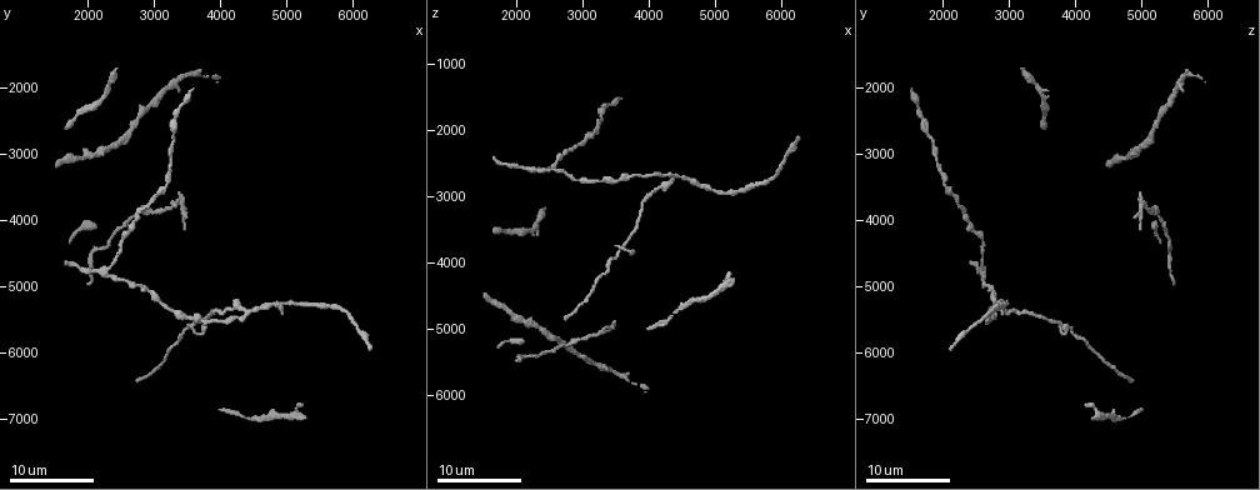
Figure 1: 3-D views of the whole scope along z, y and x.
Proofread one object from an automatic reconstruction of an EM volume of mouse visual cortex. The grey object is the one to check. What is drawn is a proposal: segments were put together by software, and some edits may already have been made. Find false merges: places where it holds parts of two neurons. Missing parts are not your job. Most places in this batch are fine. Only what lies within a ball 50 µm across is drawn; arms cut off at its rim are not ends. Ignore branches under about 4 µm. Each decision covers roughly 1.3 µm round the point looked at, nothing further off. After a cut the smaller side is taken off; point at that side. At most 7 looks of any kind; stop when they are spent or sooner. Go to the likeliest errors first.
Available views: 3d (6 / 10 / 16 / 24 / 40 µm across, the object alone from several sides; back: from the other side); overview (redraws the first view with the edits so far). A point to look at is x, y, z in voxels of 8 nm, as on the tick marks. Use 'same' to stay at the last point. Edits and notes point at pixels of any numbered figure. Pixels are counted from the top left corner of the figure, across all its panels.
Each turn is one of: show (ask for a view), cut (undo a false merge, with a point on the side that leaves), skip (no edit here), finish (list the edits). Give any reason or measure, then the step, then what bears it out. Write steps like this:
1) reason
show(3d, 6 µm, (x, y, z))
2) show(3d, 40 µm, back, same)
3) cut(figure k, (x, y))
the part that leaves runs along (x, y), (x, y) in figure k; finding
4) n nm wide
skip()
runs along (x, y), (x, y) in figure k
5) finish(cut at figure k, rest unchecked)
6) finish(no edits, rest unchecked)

branch point
show(3d, 24 µm, (2300, 4750, 2600))

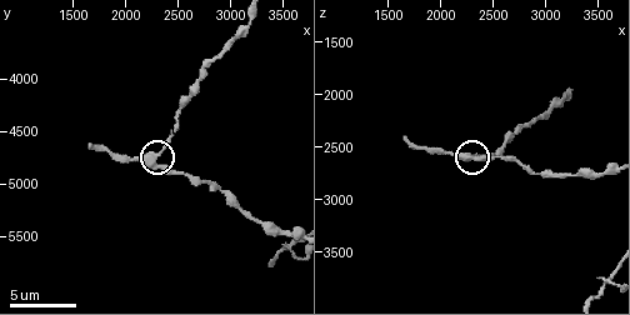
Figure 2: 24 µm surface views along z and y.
show(3d, 10 µm, same)

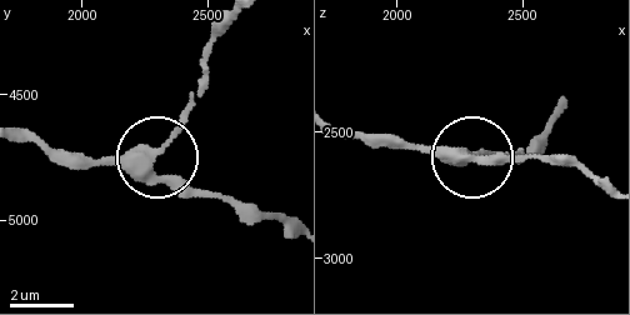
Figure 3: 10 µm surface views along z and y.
skip()
runs along (605, 190), (581, 171), (533, 158), (444, 158), (374, 141) in figure 3; all the same neuron

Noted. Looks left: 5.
three-way junction
show(3d, 24 µm, (4350, 5450, 2700))

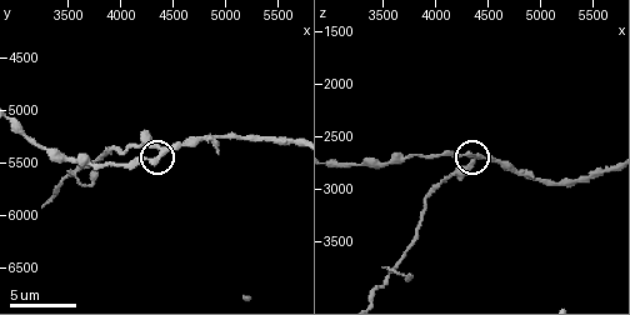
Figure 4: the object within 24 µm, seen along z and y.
show(3d, 10 µm, (4380, 5420, 2700))

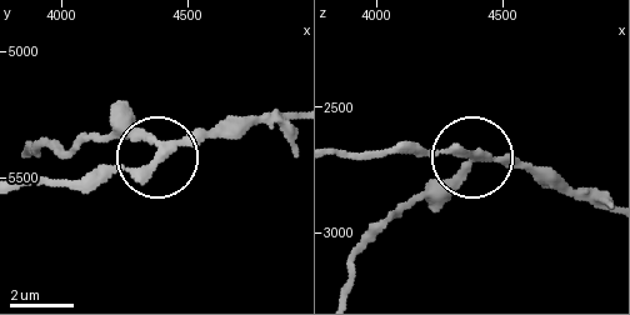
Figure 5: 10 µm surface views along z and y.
zoom in
show(3d, 6 µm, (4380, 5420, 2690))

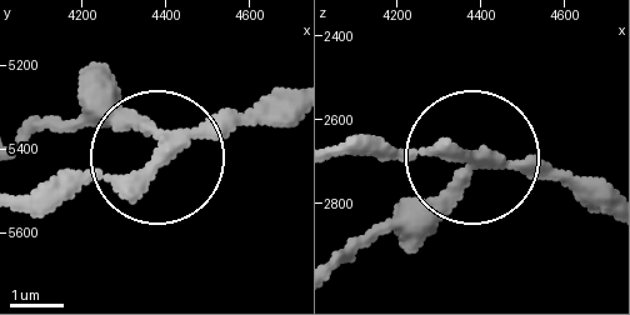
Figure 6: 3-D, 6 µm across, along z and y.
3 arms
cut(figure 6, (106, 83))
two neurons meet here

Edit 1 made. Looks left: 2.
thick turns thin
show(3d, 24 µm, (3450, 3950, 4900))

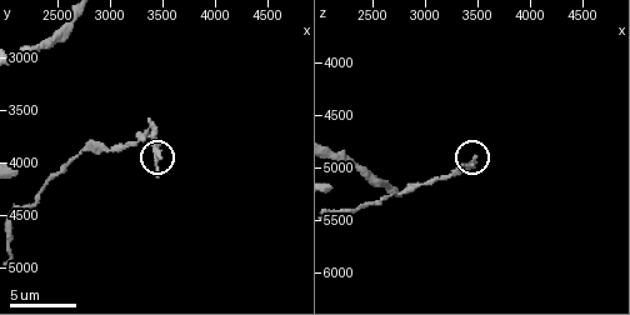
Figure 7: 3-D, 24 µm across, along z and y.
show(3d, 6 µm, (3480, 3960, 4920))

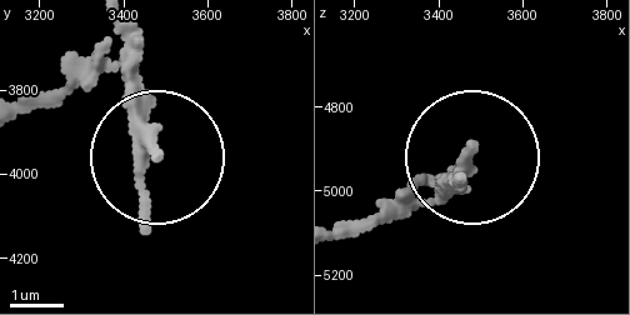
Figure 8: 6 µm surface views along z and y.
skip()
all the same neuron

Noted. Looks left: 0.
finish(cut at figure 6, rest unchecked)

